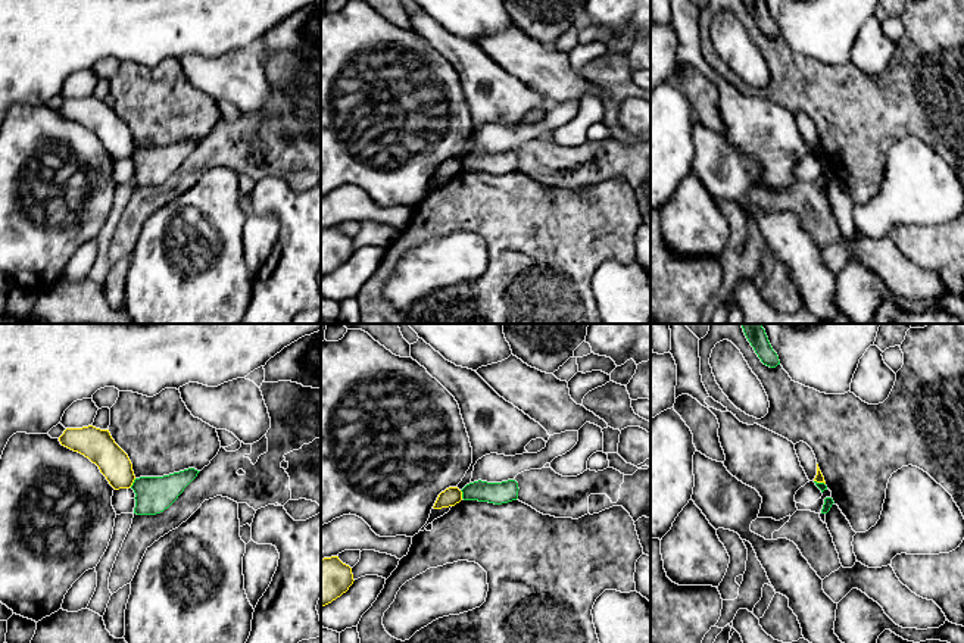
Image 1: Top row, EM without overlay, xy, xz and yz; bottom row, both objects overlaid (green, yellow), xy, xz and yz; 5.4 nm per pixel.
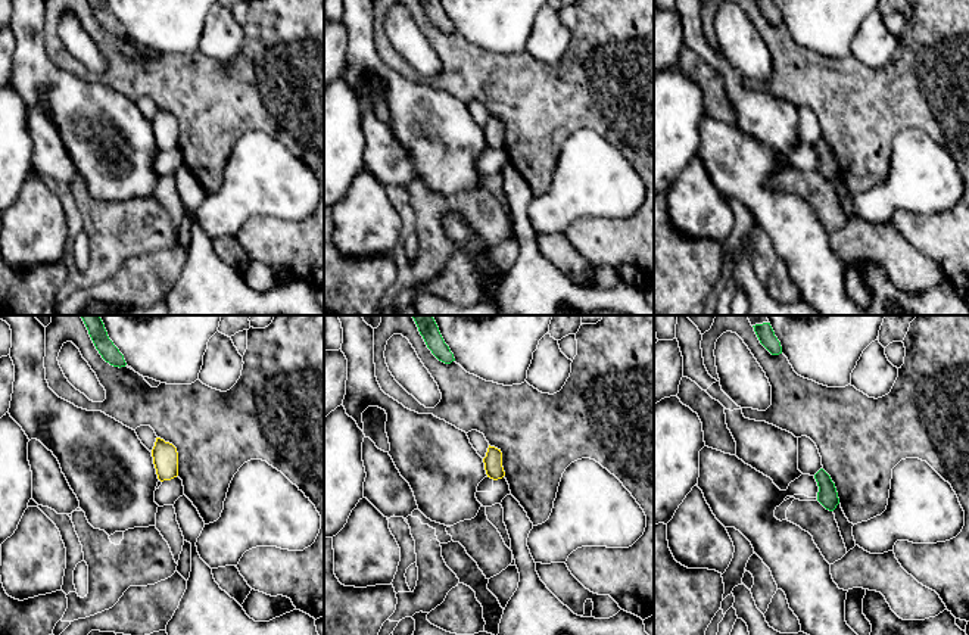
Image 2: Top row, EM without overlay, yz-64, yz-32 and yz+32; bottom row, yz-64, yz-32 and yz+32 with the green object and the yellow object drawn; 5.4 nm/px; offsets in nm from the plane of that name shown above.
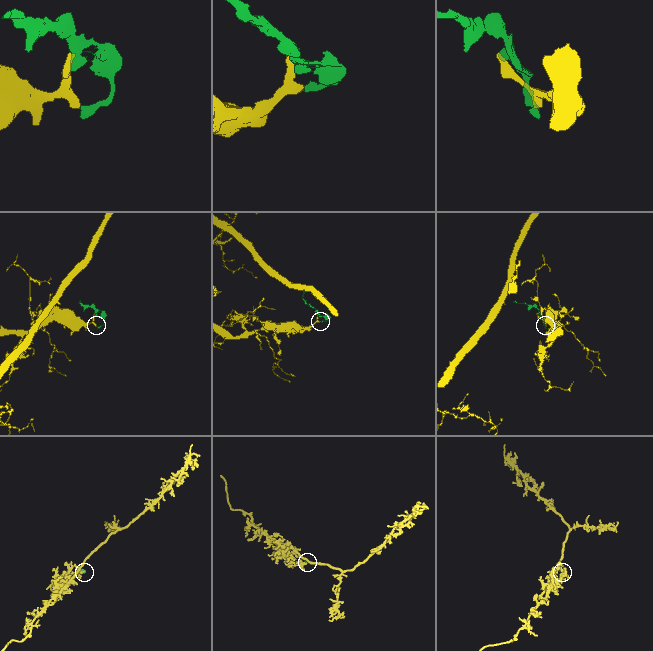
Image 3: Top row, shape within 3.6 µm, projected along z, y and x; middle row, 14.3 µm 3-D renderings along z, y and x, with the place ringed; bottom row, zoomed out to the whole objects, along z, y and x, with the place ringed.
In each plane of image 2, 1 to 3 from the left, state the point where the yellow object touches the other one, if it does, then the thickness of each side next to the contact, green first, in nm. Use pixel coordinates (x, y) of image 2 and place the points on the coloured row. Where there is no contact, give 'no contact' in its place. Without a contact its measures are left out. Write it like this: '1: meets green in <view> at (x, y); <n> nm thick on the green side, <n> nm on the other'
1: no contact
2: no contact
3: no contact

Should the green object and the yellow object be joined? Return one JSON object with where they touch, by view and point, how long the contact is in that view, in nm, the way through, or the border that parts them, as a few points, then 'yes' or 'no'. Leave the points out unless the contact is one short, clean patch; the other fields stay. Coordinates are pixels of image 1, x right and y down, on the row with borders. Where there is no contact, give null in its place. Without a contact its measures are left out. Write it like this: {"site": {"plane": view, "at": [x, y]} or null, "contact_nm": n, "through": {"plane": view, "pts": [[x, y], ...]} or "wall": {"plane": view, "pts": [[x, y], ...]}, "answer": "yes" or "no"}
{"site": {"plane": "xy", "at": [133, 483]}, "contact_nm": 60, "wall": {"plane": "xy", "pts": [[136, 478], [130, 486]]}, "answer": "no"}

